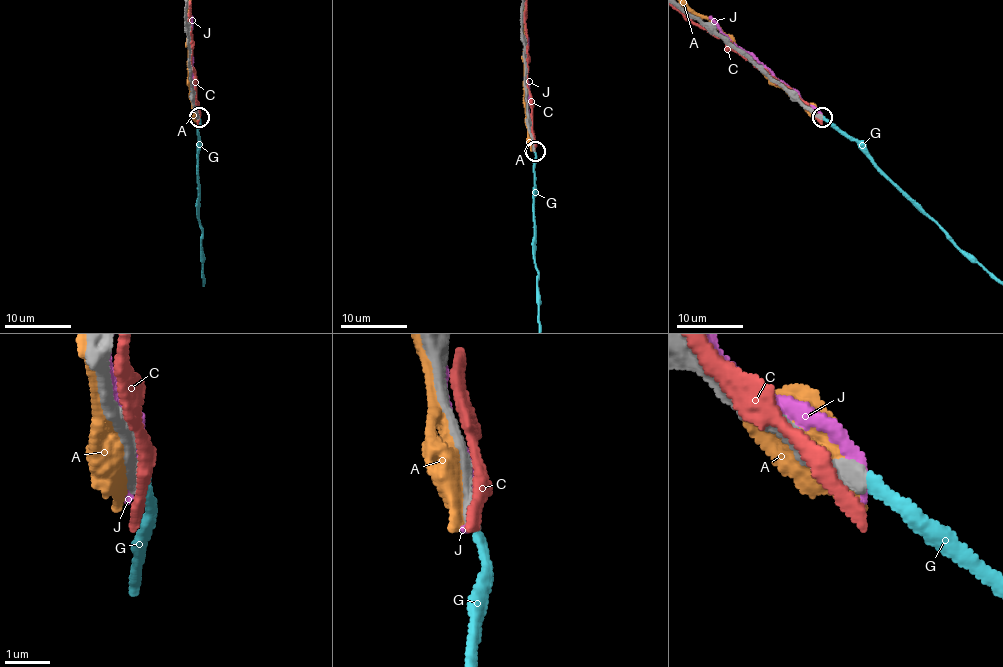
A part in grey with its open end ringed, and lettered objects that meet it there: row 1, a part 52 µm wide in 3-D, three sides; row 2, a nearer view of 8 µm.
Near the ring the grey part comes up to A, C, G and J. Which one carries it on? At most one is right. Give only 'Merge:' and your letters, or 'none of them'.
Merge: G

